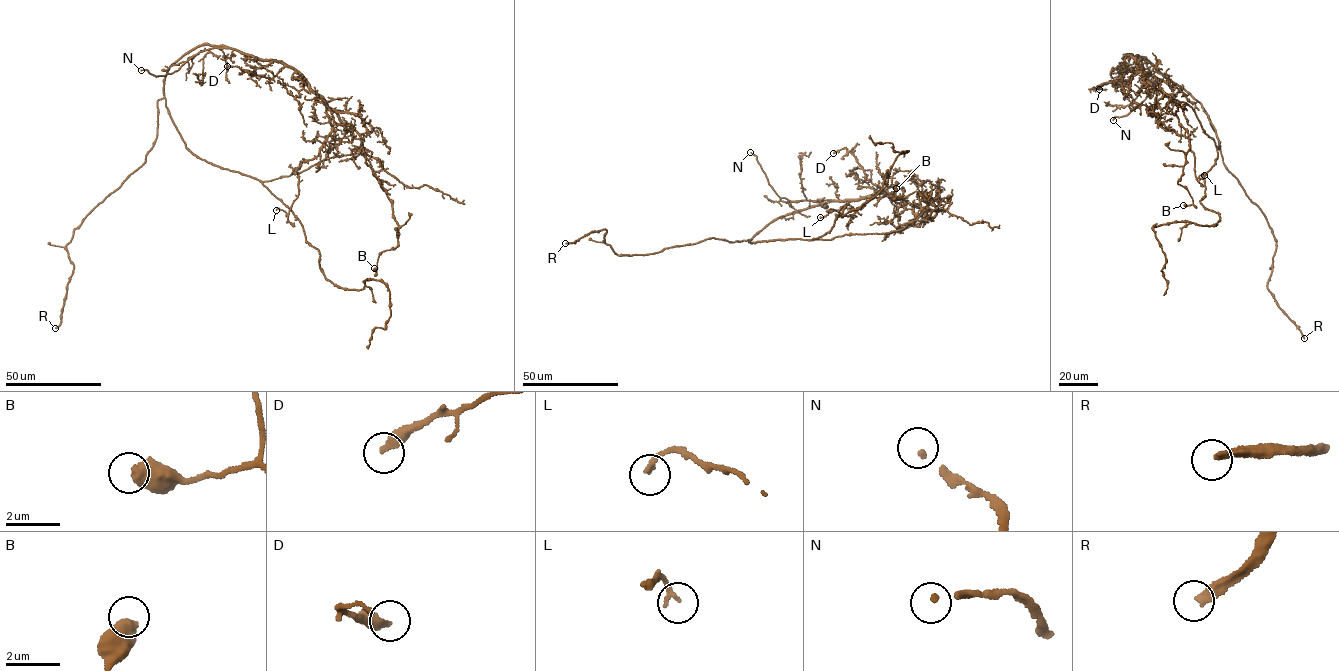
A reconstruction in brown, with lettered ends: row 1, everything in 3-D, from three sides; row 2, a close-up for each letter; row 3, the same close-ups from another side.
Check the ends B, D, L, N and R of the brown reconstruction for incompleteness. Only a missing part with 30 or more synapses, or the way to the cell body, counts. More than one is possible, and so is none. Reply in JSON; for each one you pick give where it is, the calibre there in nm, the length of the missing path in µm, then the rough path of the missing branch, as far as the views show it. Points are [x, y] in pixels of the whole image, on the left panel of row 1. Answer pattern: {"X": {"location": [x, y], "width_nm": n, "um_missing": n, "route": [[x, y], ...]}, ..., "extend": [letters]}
{"N": {"location": [141, 70], "width_nm": 130, "um_missing": 20, "route": [[141, 70], [135, 68], [134, 74], [129, 75]]}, "R": {"location": [55, 328], "width_nm": 280, "um_missing": 120}, "extend": ["N", "R"]}

